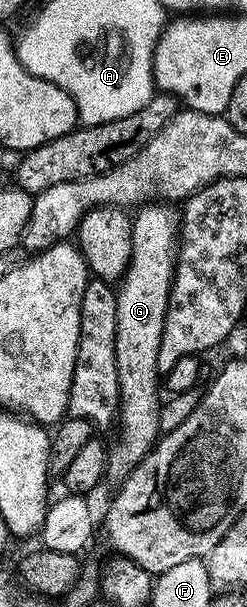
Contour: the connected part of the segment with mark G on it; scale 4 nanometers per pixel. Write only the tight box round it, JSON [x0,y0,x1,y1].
[107,204,181,480]

